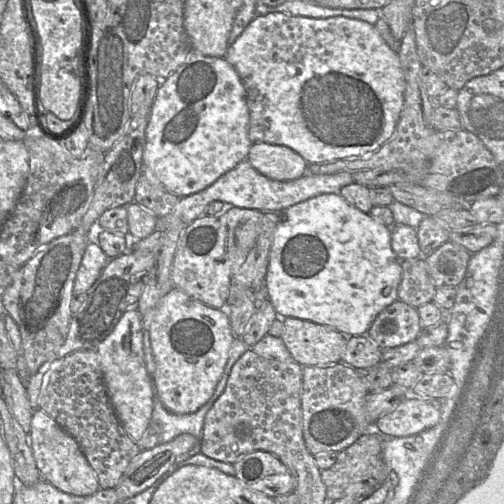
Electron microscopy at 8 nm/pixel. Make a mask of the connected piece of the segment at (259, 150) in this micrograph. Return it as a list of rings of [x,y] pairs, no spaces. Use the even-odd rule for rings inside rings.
[[[264,142],[253,143],[248,162],[271,180],[292,181],[305,175],[309,164],[289,147]]]

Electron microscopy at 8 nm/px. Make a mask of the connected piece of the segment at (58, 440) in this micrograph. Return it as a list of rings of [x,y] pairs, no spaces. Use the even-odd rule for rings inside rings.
[[[40,408],[33,411],[29,442],[41,480],[46,480],[60,491],[74,496],[92,495],[99,489],[96,474],[76,440]]]

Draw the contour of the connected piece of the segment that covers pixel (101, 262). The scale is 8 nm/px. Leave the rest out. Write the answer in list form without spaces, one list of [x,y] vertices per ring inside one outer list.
[[[88,241],[74,281],[73,296],[87,293],[111,259],[98,244]]]

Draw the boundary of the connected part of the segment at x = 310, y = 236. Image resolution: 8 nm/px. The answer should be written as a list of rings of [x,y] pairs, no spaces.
[[[340,193],[321,194],[295,204],[279,213],[281,214],[281,220],[274,231],[264,280],[267,298],[273,305],[276,313],[281,315],[281,317],[294,317],[328,326],[347,337],[366,335],[378,314],[398,299],[398,288],[402,278],[402,260],[397,257],[391,247],[391,227],[379,223],[369,213],[364,213],[350,205]]]

